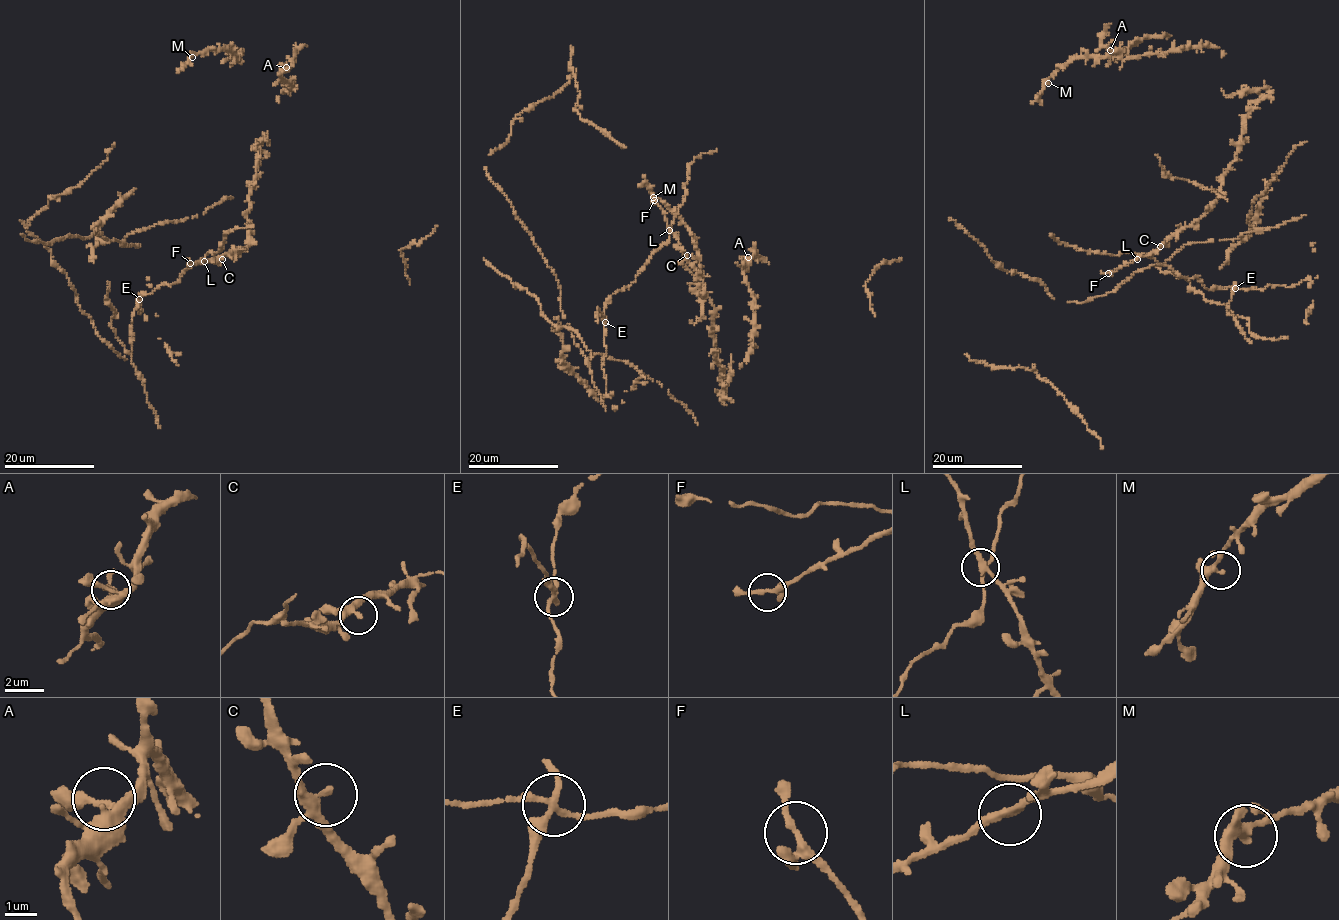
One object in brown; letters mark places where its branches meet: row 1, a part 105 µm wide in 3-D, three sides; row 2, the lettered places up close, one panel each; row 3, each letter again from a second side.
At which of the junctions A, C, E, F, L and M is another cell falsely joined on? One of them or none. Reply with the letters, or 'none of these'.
E

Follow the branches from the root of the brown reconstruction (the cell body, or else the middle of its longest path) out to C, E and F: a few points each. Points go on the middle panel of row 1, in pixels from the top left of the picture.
C: (597, 308), (604, 321), (606, 302), (612, 294), (633, 283), (651, 255), (670, 238), (670, 229), (687, 255)
E: (597, 308), (604, 322)
F: (597, 308), (604, 321), (606, 302), (612, 294), (630, 285), (651, 255), (670, 238), (665, 217), (654, 200)

